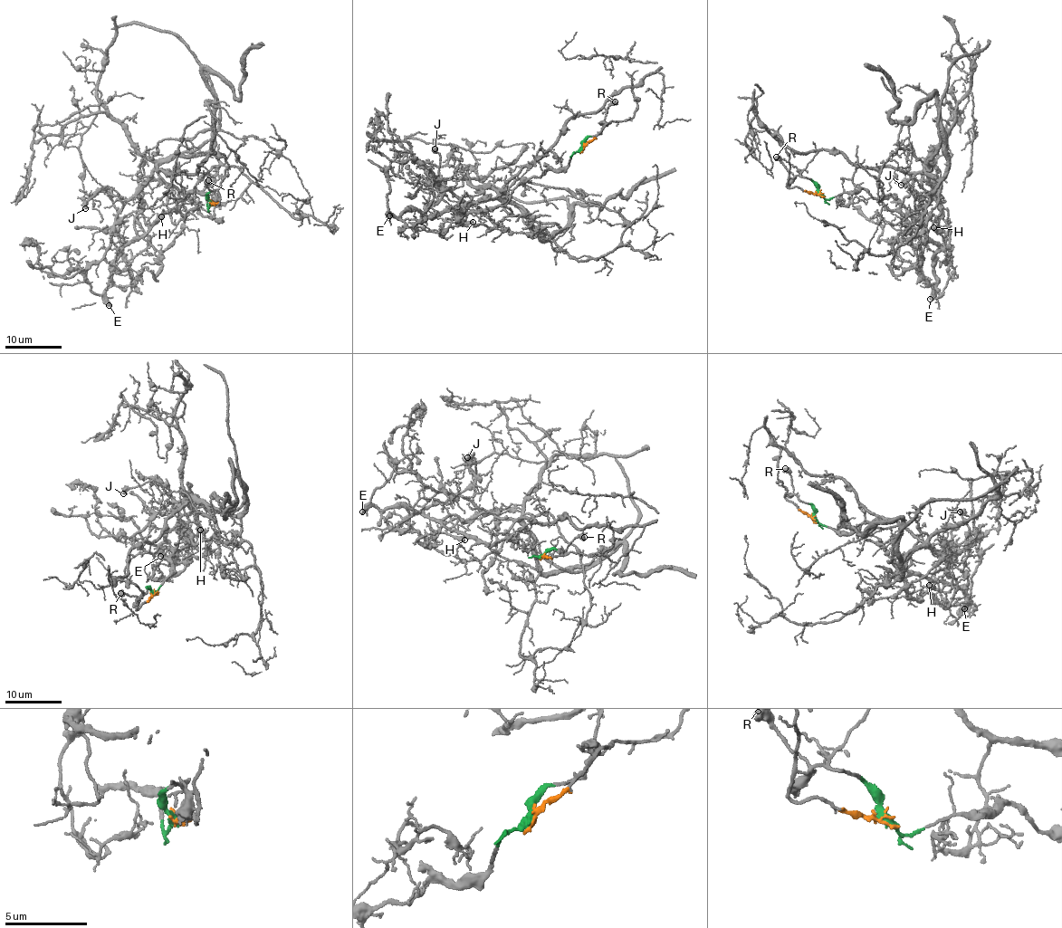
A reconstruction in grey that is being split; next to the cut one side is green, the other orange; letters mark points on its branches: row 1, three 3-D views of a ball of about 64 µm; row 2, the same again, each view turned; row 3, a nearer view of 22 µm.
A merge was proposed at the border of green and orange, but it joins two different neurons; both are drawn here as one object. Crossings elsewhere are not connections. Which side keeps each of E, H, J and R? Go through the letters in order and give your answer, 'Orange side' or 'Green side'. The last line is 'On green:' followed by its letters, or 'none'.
E: Green side
H: Green side
J: Green side
R: Green side
On green: E, H, J, R

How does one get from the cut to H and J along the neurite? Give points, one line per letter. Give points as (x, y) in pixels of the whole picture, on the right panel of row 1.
H: (820, 194), (827, 200), (862, 188), (919, 222), (927, 238), (938, 216), (948, 231), (943, 236), (932, 226)
J: (820, 194), (827, 200), (862, 188), (919, 222), (926, 239), (941, 244), (936, 181), (908, 179), (900, 185)

